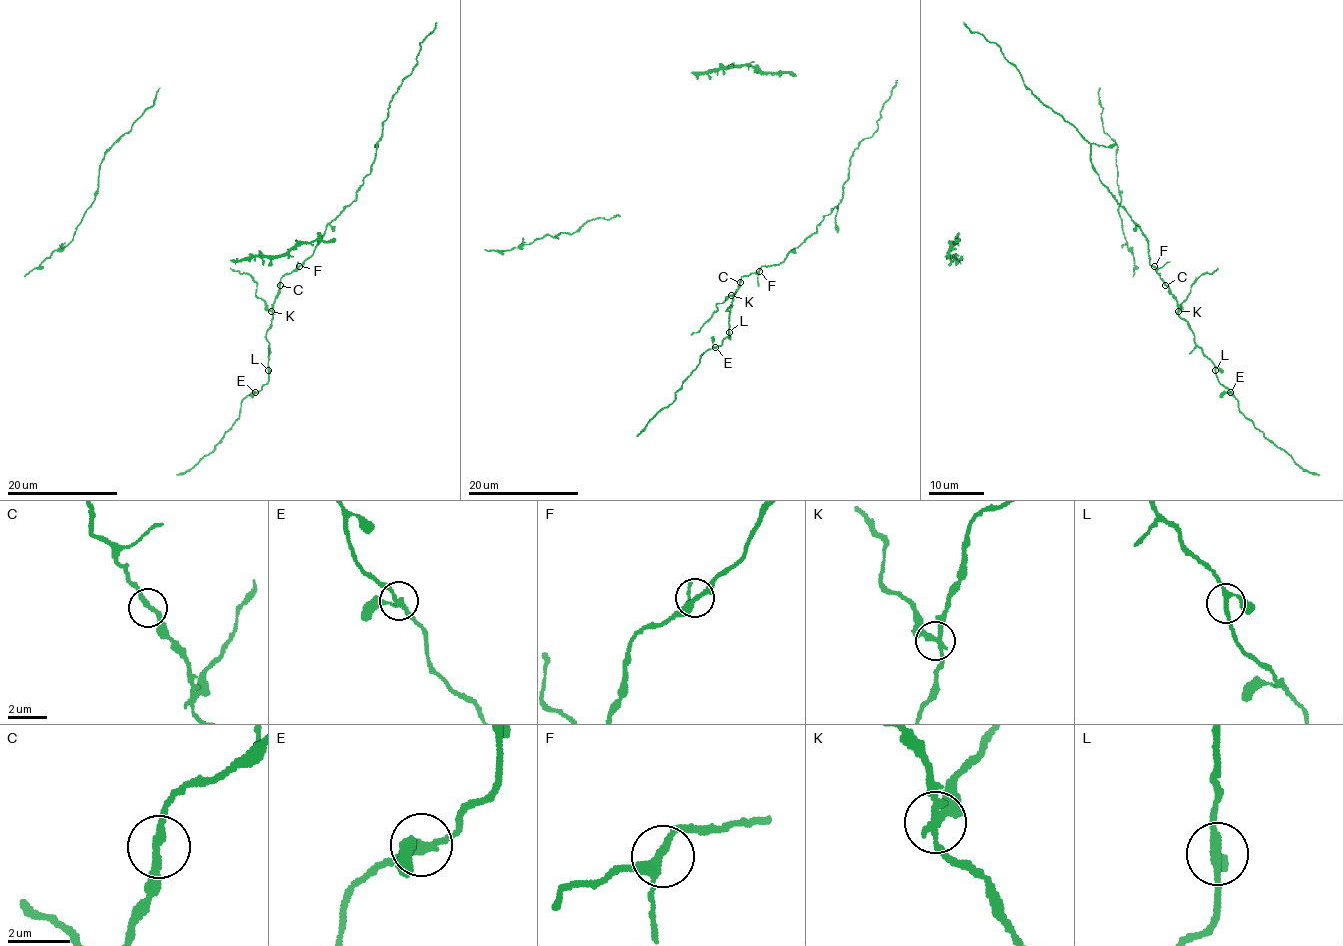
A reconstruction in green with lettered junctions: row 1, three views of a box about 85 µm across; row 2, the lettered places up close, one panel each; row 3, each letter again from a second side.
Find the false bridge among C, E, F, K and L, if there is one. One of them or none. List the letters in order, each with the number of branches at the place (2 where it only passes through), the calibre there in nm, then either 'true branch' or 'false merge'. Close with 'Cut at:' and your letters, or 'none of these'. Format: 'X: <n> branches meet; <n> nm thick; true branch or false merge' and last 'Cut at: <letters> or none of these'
C: 2 branches meet; 240 nm thick; true branch
E: 3 branches meet; 220 nm thick; true branch
F: 3 branches meet; 240 nm thick; true branch
K: 3 branches meet; 240 nm thick; false merge
L: 3 branches meet; 200 nm thick; true branch
Cut at: K

